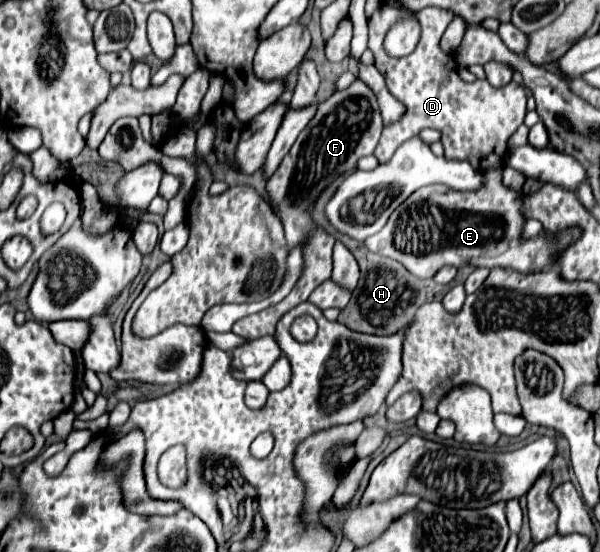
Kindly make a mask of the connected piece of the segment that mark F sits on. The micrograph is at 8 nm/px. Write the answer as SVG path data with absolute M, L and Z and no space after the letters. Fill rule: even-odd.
M354 81L350 87L346 87L342 91L334 91L324 103L318 105L316 115L304 127L304 131L298 135L290 153L284 157L278 171L266 183L268 203L274 207L276 215L280 217L280 221L284 225L284 239L286 239L288 249L292 251L294 247L302 247L302 257L304 257L302 275L288 297L284 297L280 303L256 313L256 315L240 319L238 323L234 323L232 333L240 335L248 341L264 337L264 335L274 335L274 327L276 327L278 319L286 311L296 307L298 303L306 301L308 295L322 281L331 278L334 237L330 233L326 233L326 229L320 227L312 219L314 205L328 185L332 185L342 173L354 171L356 163L362 157L374 153L380 133L382 133L382 117L378 111L376 95L362 81Z

